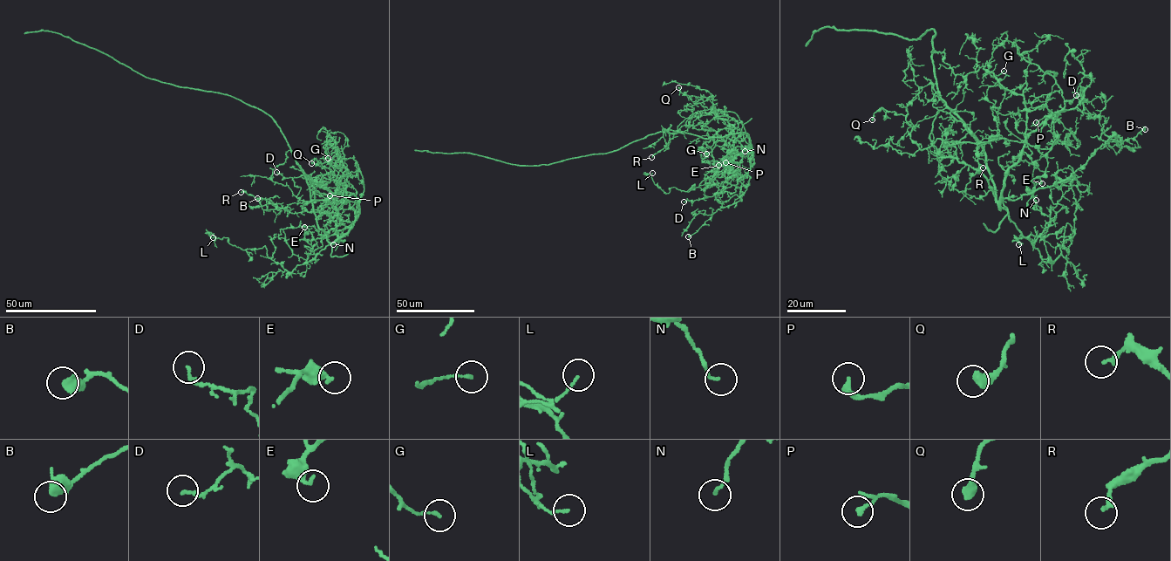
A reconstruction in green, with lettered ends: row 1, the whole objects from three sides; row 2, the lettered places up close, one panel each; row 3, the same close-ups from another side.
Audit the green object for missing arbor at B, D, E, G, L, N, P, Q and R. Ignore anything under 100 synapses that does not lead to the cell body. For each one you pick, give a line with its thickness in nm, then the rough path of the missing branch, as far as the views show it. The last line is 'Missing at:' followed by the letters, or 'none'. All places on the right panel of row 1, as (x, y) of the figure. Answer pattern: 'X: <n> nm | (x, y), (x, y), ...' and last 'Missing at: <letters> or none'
Missing at: none

